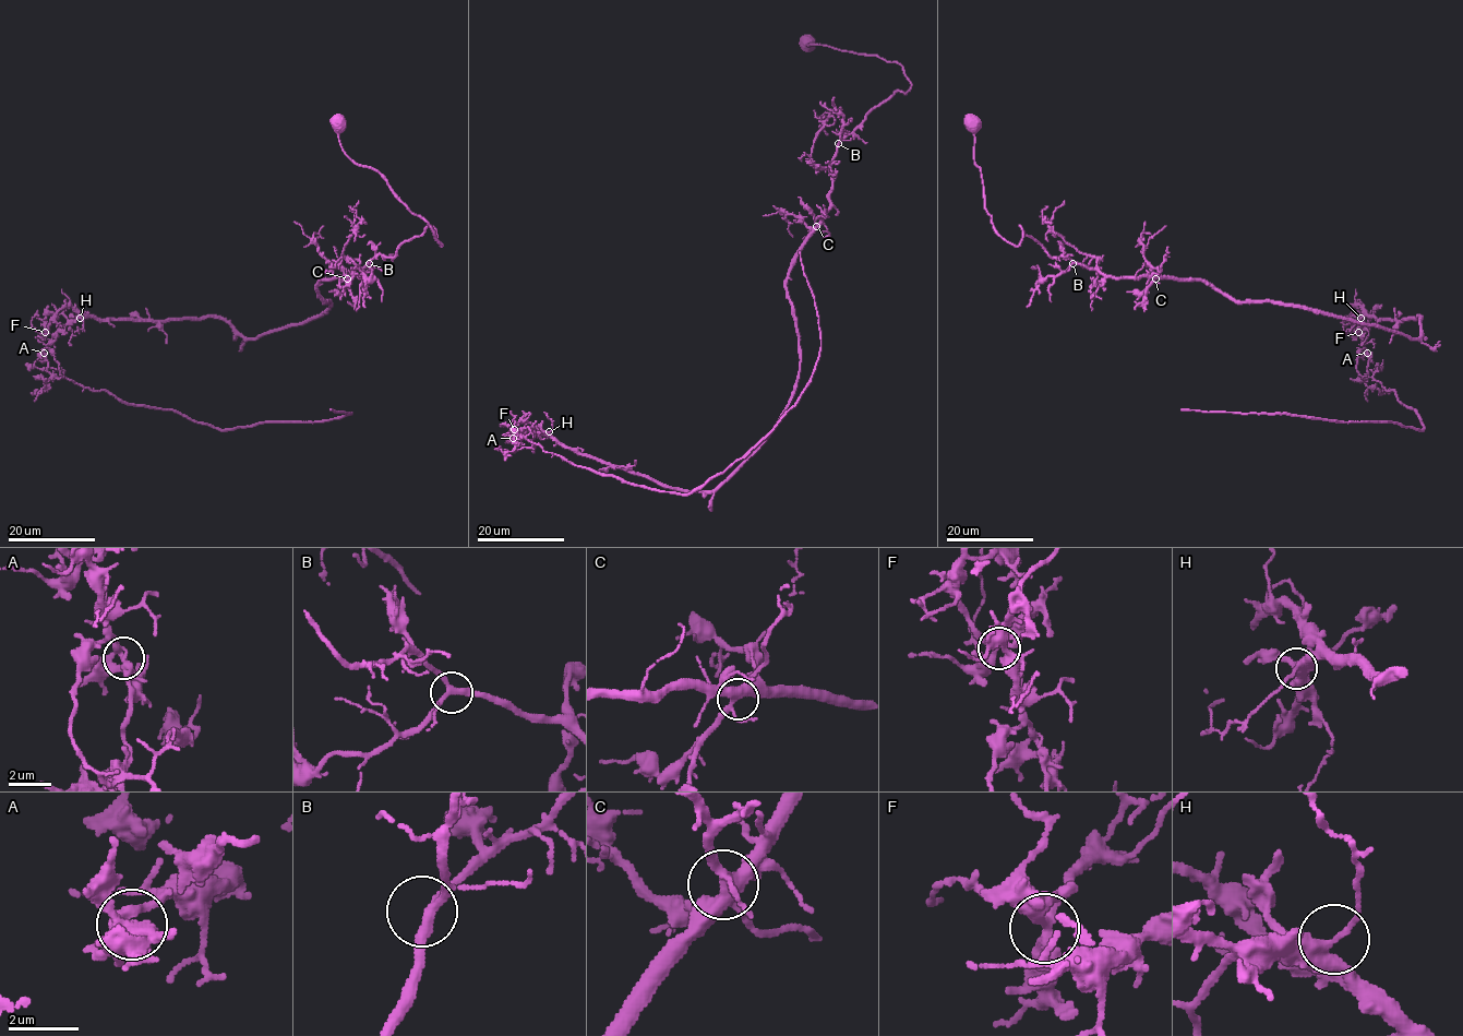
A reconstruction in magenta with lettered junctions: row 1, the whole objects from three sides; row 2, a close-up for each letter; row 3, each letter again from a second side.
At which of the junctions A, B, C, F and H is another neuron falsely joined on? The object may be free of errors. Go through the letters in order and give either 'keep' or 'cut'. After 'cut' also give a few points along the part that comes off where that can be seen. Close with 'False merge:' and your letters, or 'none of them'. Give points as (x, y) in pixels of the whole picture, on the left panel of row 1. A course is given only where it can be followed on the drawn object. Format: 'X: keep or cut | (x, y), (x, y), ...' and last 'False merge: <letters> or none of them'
A: cut | (43, 352), (55, 376), (215, 428), (323, 423), (351, 414), (330, 409)
B: keep
C: keep
F: keep
H: keep
False merge: A

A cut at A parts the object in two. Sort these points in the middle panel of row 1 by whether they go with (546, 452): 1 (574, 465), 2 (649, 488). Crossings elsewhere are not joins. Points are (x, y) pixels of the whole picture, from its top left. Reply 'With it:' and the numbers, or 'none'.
With it: 1, 2

